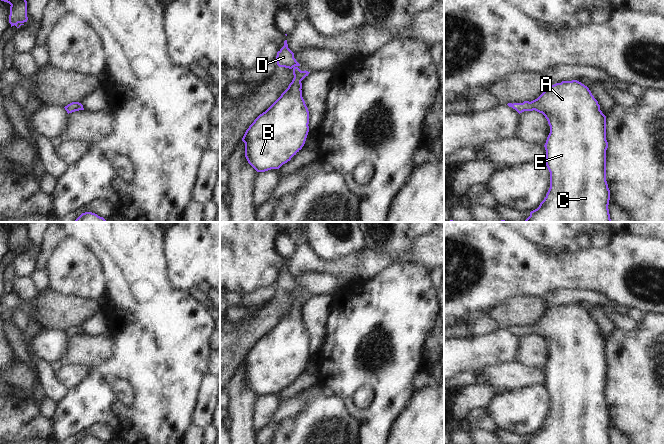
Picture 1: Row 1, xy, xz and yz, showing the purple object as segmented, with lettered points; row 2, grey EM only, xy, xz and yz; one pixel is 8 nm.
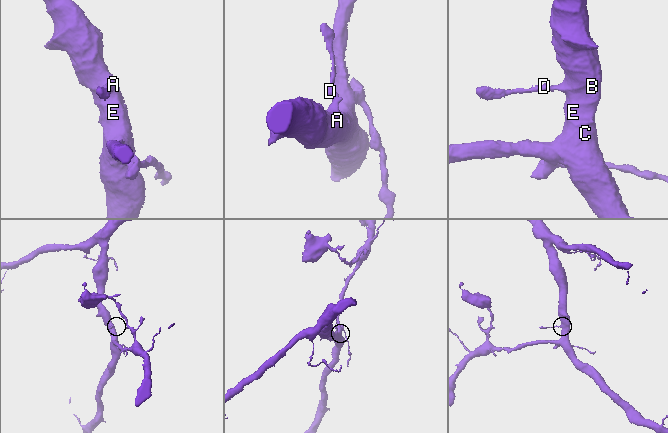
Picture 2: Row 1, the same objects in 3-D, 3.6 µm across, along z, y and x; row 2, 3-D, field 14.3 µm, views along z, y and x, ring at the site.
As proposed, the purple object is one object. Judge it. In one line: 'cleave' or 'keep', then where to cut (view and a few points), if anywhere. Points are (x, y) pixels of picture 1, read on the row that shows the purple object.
keep; no cut

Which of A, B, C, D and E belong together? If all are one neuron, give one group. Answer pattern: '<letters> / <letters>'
A B C D E

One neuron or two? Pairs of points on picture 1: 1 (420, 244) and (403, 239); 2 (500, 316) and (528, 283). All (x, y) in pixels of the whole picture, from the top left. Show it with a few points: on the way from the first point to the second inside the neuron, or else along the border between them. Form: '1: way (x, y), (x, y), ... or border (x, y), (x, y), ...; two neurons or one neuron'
1: border (415, 237), (412, 243), (412, 254), (407, 260); two neurons
2: border (540, 297), (510, 297), (503, 303), (494, 306); two neurons

